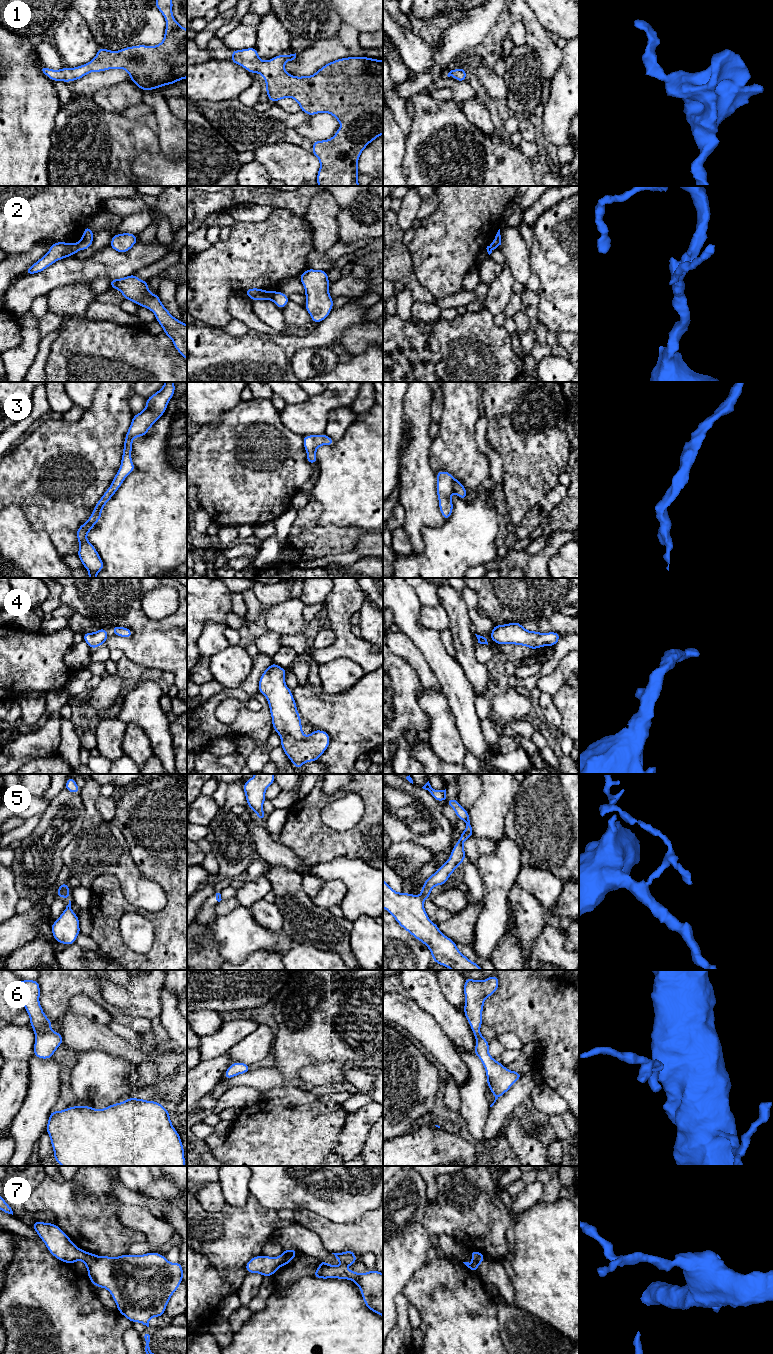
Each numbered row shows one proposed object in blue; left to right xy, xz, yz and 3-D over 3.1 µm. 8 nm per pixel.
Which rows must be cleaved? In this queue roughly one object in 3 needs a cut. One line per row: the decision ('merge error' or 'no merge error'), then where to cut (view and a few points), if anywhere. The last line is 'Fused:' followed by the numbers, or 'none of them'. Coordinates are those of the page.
1: no merge error | no cut
2: merge error | xz (275, 292), (271, 299)
3: no merge error | no cut
4: no merge error | no cut
5: merge error | yz (421, 895), (424, 898)
6: no merge error | no cut
7: no merge error | no cut
Fused: 2, 5

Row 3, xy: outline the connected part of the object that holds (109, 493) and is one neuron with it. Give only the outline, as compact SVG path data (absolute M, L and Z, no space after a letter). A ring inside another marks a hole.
M165 382L159 391L146 399L145 409L133 416L131 425L125 436L121 466L112 480L110 487L96 503L89 519L77 529L76 536L80 544L77 555L89 572L88 578L97 578L98 572L104 568L104 562L86 536L101 519L102 510L107 502L117 492L125 478L135 470L131 458L133 439L147 434L154 423L166 412L168 402L174 393L174 382Z

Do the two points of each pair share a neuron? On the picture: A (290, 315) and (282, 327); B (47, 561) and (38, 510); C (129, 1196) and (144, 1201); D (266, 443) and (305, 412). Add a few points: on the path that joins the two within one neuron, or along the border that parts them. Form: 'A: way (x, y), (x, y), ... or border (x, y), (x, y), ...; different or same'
A: border (281, 310), (283, 320), (288, 325), (307, 327); different
B: border (25, 514), (30, 526), (43, 530), (56, 549); different
C: way (133, 1198), (140, 1199); same
D: border (278, 412), (284, 425), (303, 436); different

